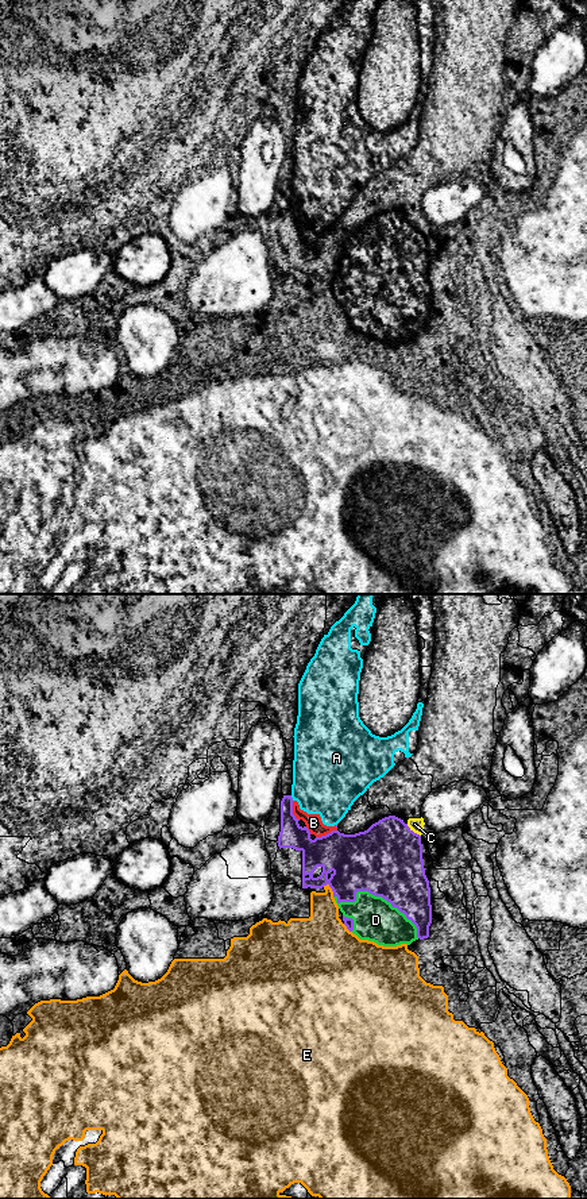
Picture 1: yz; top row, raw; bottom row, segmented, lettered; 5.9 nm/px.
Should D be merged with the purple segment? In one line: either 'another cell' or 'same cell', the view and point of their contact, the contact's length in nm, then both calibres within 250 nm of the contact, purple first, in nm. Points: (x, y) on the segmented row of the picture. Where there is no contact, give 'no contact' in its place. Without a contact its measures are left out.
same cell; contact yz (377, 895); length 550 nm; calibres 440 and 260 nm

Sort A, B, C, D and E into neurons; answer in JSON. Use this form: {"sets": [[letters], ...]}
{"sets": [["A", "B"], ["C", "D"], ["E"]]}

